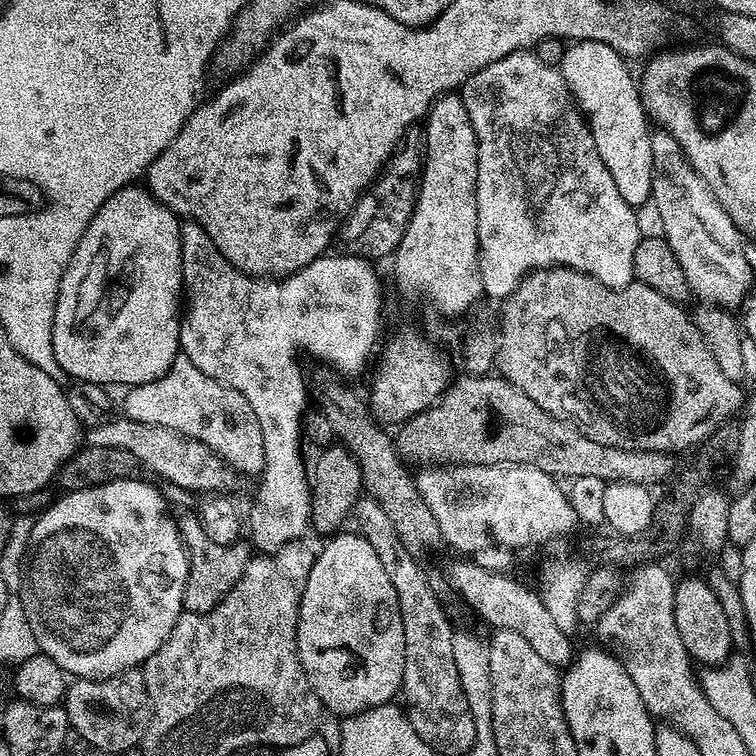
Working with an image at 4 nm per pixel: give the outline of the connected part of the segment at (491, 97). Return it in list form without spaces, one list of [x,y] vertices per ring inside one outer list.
[[[535,51],[515,52],[506,54],[506,58],[498,58],[490,66],[478,70],[464,83],[462,89],[464,105],[470,113],[470,122],[474,126],[474,134],[478,142],[478,186],[476,197],[478,198],[478,266],[482,274],[482,286],[484,296],[493,296],[497,302],[507,300],[508,296],[520,285],[521,280],[529,272],[535,272],[538,268],[554,268],[563,266],[584,272],[594,277],[598,282],[605,284],[607,288],[624,288],[633,283],[636,271],[634,270],[634,250],[638,250],[638,242],[641,234],[638,230],[638,218],[636,209],[632,208],[618,194],[618,186],[614,186],[614,178],[610,178],[610,170],[606,170],[606,162],[598,158],[598,146],[594,146],[592,131],[588,129],[588,122],[584,119],[575,100],[572,99],[572,91],[566,86],[564,74],[560,68],[546,66],[541,62]]]

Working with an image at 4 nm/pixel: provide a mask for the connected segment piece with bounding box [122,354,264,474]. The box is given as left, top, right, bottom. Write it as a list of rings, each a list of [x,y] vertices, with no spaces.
[[[183,354],[174,358],[170,370],[166,370],[162,378],[129,387],[125,392],[128,393],[124,396],[122,412],[134,422],[166,426],[194,438],[237,473],[258,474],[264,468],[262,426],[258,426],[258,418],[254,418],[254,410],[250,410],[250,402],[246,402],[238,390],[202,374],[202,370],[198,370],[198,366]]]

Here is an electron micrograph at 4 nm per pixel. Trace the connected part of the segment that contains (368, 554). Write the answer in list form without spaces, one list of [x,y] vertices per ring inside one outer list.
[[[355,530],[341,531],[329,540],[332,541],[321,552],[315,553],[310,578],[306,578],[306,586],[302,590],[296,641],[302,670],[306,670],[306,678],[314,694],[318,694],[321,705],[331,715],[343,718],[391,704],[397,699],[404,682],[406,634],[398,594],[374,546],[370,546],[366,537]]]

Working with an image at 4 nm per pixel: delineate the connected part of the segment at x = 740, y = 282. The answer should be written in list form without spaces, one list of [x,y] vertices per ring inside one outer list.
[[[652,128],[650,134],[650,150],[652,151],[652,201],[658,206],[662,226],[664,227],[663,239],[667,240],[674,258],[678,258],[678,266],[684,275],[684,284],[692,287],[696,296],[701,296],[701,301],[712,306],[719,306],[729,310],[736,310],[748,299],[752,288],[752,264],[744,253],[745,237],[742,235],[736,223],[726,214],[726,210],[714,198],[710,186],[690,166],[682,146],[674,134],[670,134],[664,128]]]

